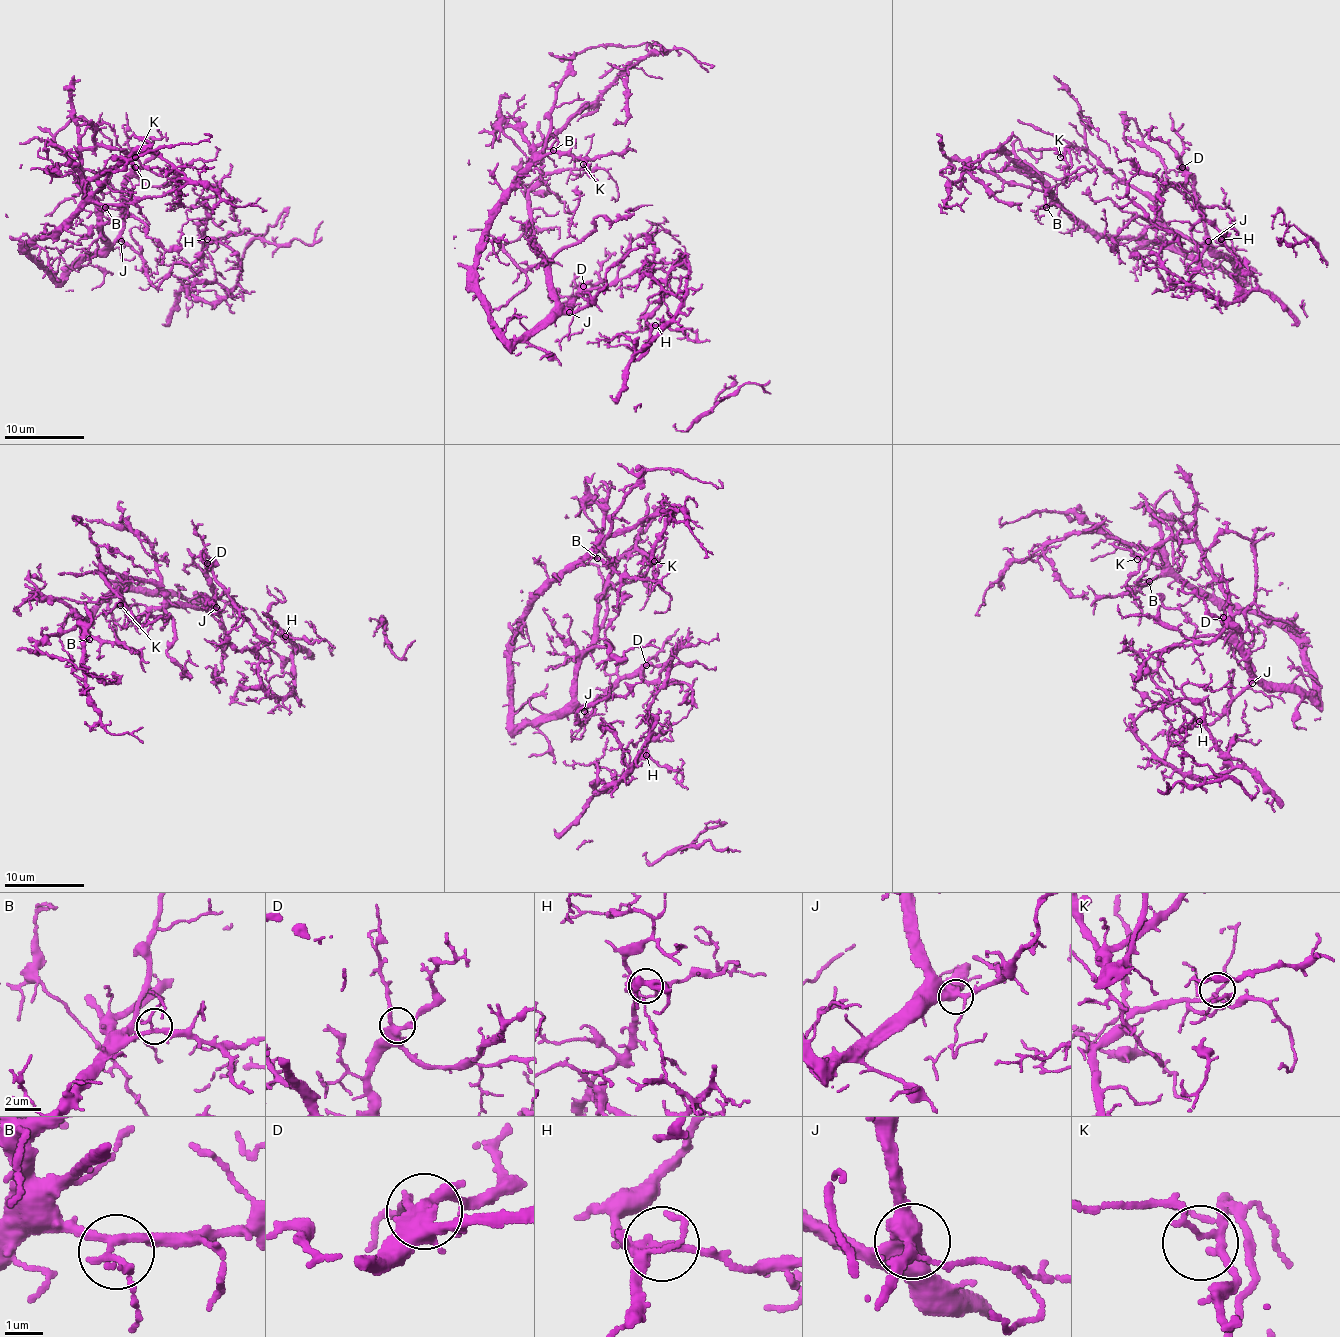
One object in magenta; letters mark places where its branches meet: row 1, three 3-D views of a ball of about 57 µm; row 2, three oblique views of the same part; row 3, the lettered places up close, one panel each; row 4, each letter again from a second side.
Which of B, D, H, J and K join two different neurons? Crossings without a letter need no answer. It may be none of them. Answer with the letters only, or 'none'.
none

